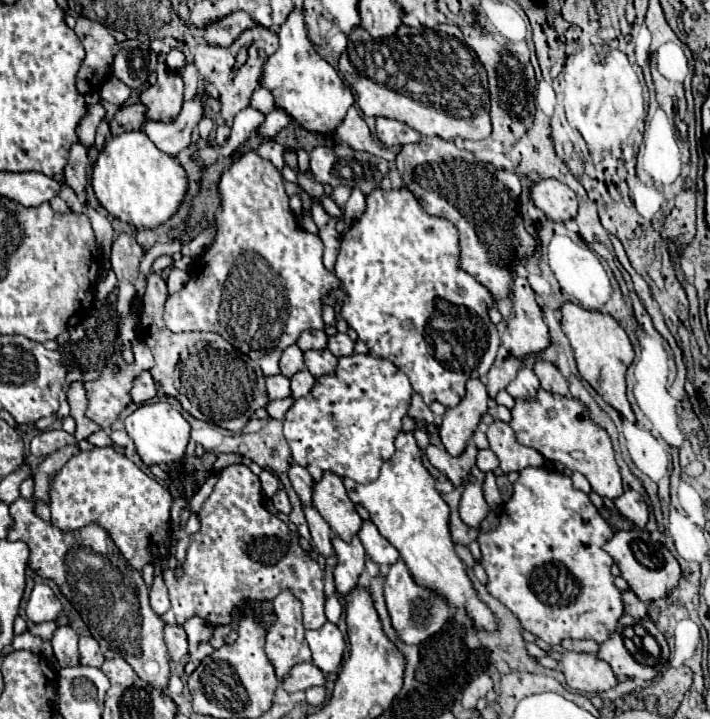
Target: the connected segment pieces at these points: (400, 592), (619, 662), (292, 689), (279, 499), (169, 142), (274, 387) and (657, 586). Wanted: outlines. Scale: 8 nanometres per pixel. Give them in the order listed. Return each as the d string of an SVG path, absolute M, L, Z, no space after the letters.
M402 559L394 565L390 565L390 571L388 571L386 583L384 583L384 597L386 597L386 607L388 607L388 613L392 619L392 627L398 635L398 639L406 645L418 645L418 643L426 641L430 635L438 633L444 627L444 623L452 617L450 605L442 597L434 595L430 589L416 585L416 581L408 573L408 567L404 565Z
M616 631L614 637L610 637L608 641L604 641L600 645L600 651L598 651L598 657L602 661L606 661L612 671L618 675L618 677L628 677L628 679L642 679L642 681L652 681L656 679L662 671L658 671L656 667L652 665L646 665L646 663L640 663L638 659L634 659L634 655L626 649L624 645L624 635L620 631Z
M300 663L296 667L290 669L290 673L286 675L282 687L288 693L296 693L296 691L306 691L310 687L322 687L326 685L326 675L314 667L314 663Z
M278 489L276 491L276 495L272 497L272 503L274 503L274 507L280 511L280 513L290 513L292 511L292 505L290 505L290 501L288 501L288 495L286 495L286 491L284 489Z
M202 99L186 101L182 111L178 113L178 119L170 123L162 121L146 121L144 133L154 141L158 149L162 149L168 155L178 155L182 149L186 149L192 141L192 131L198 125L202 117Z
M274 375L266 379L266 387L268 387L268 397L274 399L284 399L290 395L290 379L284 375Z
M638 529L618 531L604 545L604 551L614 559L622 577L628 581L628 585L636 593L636 597L640 601L646 601L646 603L666 597L678 585L678 579L682 575L680 565L678 565L676 557L672 555L672 551L666 545L662 545L658 541L652 541L648 531L638 531Z

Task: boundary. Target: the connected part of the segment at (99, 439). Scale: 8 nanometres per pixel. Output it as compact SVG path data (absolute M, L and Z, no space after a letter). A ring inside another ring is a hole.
M102 429L99 430L98 432L92 434L88 439L87 439L91 444L94 446L98 447L114 447L114 443L111 440L110 436L106 434Z

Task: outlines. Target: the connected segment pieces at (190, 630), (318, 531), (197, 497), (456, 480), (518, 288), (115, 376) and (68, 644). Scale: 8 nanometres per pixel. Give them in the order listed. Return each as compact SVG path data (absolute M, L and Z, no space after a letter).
M192 617L184 623L184 631L188 635L190 645L198 645L198 643L208 643L210 641L214 627L208 625L206 621L202 621L200 617Z
M304 507L304 513L306 513L306 521L308 521L308 527L310 527L312 541L314 541L316 549L318 549L324 557L330 557L330 555L334 553L334 547L332 547L332 529L330 529L330 525L322 519L322 515L320 515L314 507Z
M219 474L211 476L197 491L197 493L189 501L192 513L198 514L202 504L212 492L214 485L219 478Z
M428 445L424 453L430 459L430 463L458 487L458 485L464 485L464 481L470 475L470 469L476 465L478 447L468 445L468 449L460 457L452 457L452 455L448 455L448 451L444 447L436 447L436 445Z
M514 279L512 287L512 319L502 333L502 345L522 361L530 353L540 353L550 345L548 325L544 323L542 309L526 279Z
M133 339L131 343L134 352L134 363L132 365L128 365L126 369L116 369L114 363L108 363L106 369L100 373L98 379L84 383L86 393L88 393L88 411L86 411L86 417L90 417L92 421L96 421L102 429L110 429L110 425L116 421L118 413L132 401L130 399L130 387L132 387L134 379L142 371L148 371L154 365L154 355L146 347L146 343L142 343L142 341L137 339Z
M58 627L52 639L54 655L60 663L60 667L78 667L80 655L78 655L78 635L72 627Z

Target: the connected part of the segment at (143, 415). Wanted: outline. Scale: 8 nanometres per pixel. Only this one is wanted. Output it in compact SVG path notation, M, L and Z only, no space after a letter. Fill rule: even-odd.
M156 401L156 403L144 403L140 405L132 415L126 417L126 431L130 439L136 445L136 453L146 465L160 465L160 463L174 463L178 461L188 445L190 439L190 425L188 421L180 415L178 409L174 409L166 401Z

